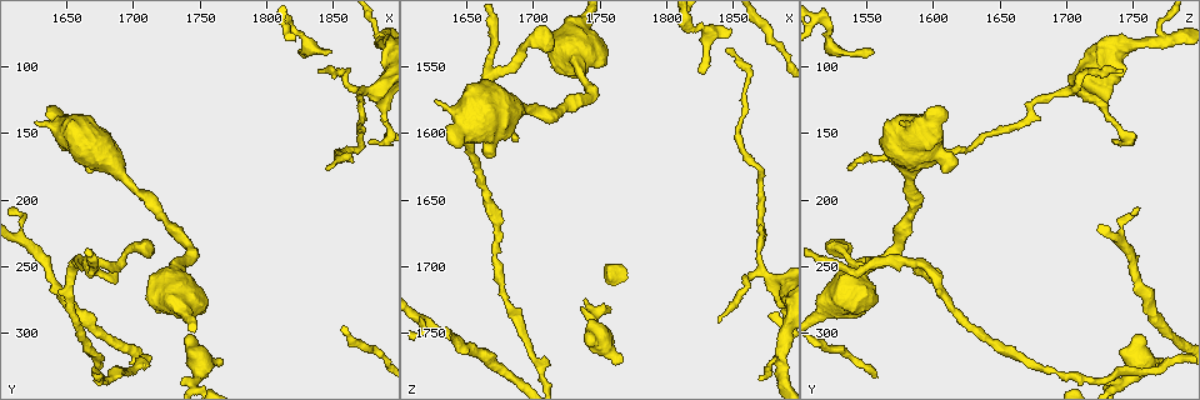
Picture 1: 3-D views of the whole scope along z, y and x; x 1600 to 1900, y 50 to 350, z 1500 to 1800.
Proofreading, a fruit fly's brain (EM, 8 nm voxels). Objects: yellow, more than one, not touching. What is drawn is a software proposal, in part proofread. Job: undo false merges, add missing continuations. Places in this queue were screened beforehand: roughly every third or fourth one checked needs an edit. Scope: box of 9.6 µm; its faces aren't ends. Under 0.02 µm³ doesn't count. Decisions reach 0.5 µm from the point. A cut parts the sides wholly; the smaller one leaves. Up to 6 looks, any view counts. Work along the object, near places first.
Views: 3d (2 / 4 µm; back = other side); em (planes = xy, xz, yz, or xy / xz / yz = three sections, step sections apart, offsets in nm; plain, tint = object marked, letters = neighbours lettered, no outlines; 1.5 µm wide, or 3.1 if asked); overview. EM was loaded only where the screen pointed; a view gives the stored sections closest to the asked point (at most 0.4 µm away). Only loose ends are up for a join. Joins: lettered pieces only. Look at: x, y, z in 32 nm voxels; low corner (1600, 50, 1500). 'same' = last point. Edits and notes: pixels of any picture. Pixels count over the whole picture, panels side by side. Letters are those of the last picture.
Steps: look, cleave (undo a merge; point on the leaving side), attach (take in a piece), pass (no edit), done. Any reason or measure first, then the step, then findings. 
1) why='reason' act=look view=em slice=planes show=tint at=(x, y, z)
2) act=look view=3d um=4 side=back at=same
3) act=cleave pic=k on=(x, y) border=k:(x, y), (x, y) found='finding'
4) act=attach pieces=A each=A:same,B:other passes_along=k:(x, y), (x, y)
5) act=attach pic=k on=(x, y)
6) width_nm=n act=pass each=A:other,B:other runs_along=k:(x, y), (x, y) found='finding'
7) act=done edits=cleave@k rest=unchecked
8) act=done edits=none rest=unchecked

why='thin end' act=look view=3d um=2 at=(1844, 176, 1540)

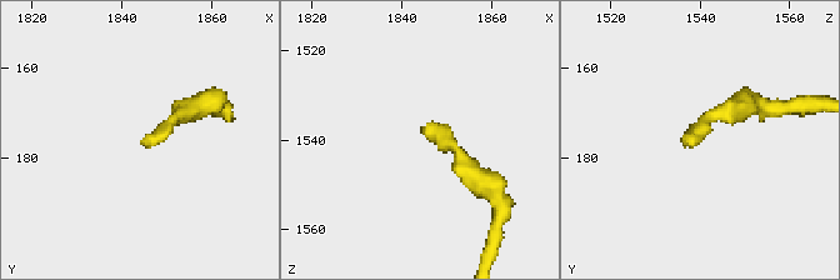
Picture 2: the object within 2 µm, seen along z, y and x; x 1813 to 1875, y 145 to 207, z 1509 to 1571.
why='shape alone is not enough' act=look view=em slice=planes show=letters at=(1845, 177, 1540)

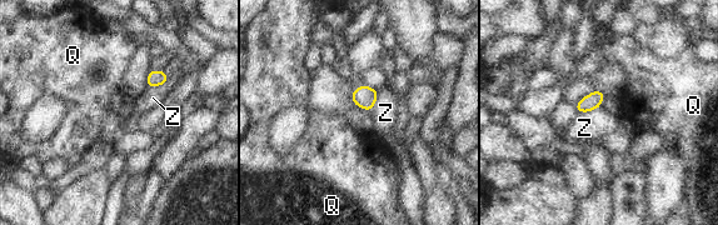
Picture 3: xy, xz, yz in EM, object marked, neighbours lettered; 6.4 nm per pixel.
act=pass each=Q:other,Z:other border=3:(170, 78), (160, 85), (148, 88) found='no lettered piece goes on from it'

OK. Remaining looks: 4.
why='sudden change in width' act=look view=em slice=yz step=8 show=tint at=(1870, 120, 1702)

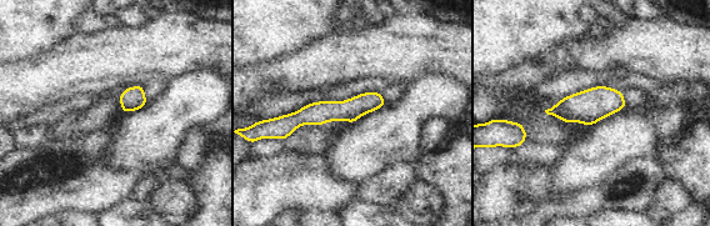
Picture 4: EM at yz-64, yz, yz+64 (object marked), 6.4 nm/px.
act=look view=em slice=planes show=letters at=same

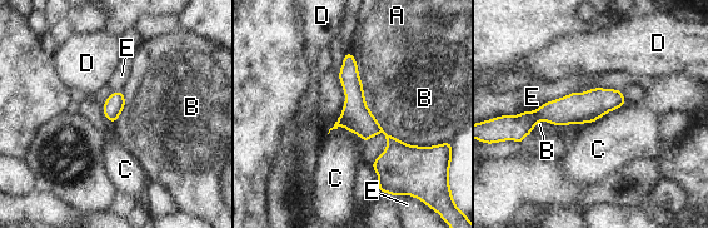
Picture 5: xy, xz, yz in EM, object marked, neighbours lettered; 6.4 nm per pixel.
longest_contact=B:800nm act=pass each=A:other,B:other,C:other,D:other,E:other border=5:(626, 104), (581, 125) found='continuous, no second cell'

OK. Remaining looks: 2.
why='tapers out' act=look view=3d um=4 at=(1688, 252, 1604)

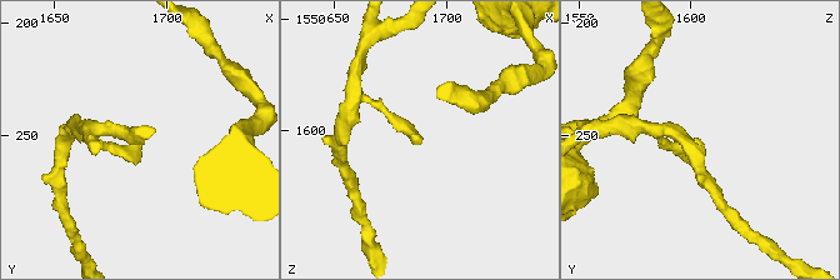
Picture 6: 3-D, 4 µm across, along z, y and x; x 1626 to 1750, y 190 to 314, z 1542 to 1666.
act=look view=em slice=planes show=letters at=(1687, 254, 1606)

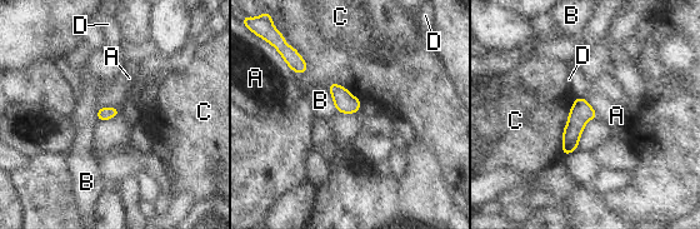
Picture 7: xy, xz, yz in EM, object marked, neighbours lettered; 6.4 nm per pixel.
width_nm=90 act=pass each=A:other,B:other,C:other,D:other border=7:(119, 108), (101, 106), (96, 111) found='none of them fits'

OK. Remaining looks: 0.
act=done edits=none rest=unchecked

